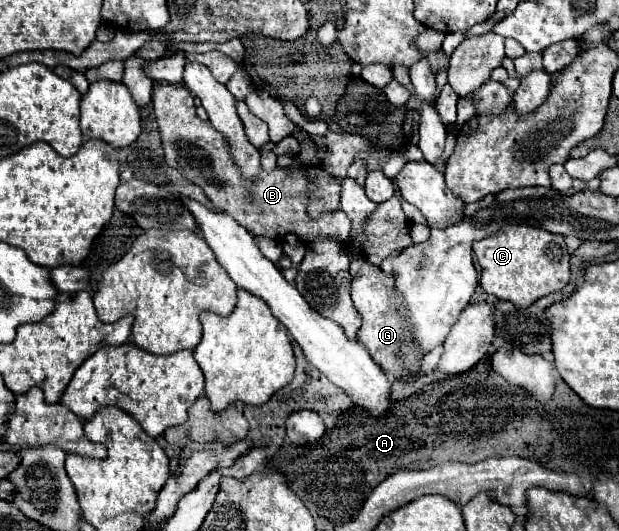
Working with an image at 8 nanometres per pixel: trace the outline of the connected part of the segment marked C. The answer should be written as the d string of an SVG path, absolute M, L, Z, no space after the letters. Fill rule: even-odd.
M503 225L501 231L473 243L481 265L481 287L501 299L527 307L541 297L561 291L569 283L569 251L563 235L531 225Z

